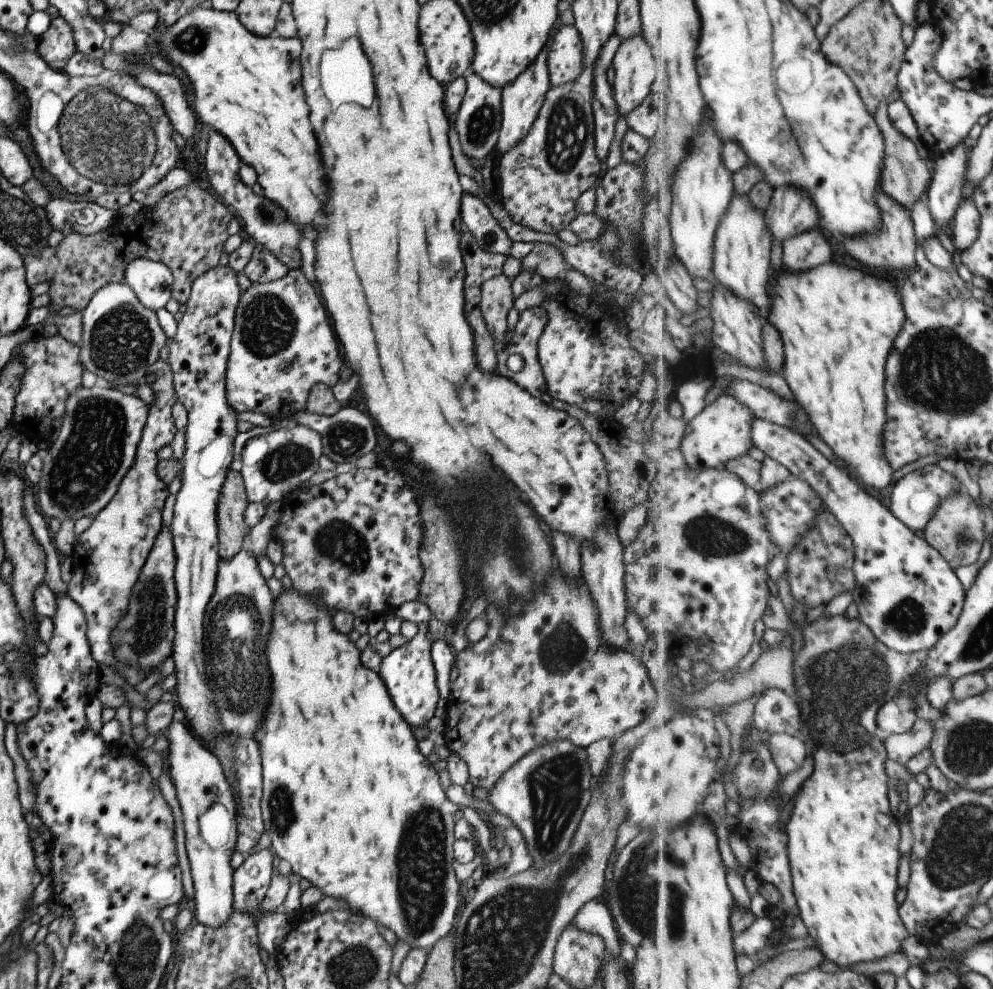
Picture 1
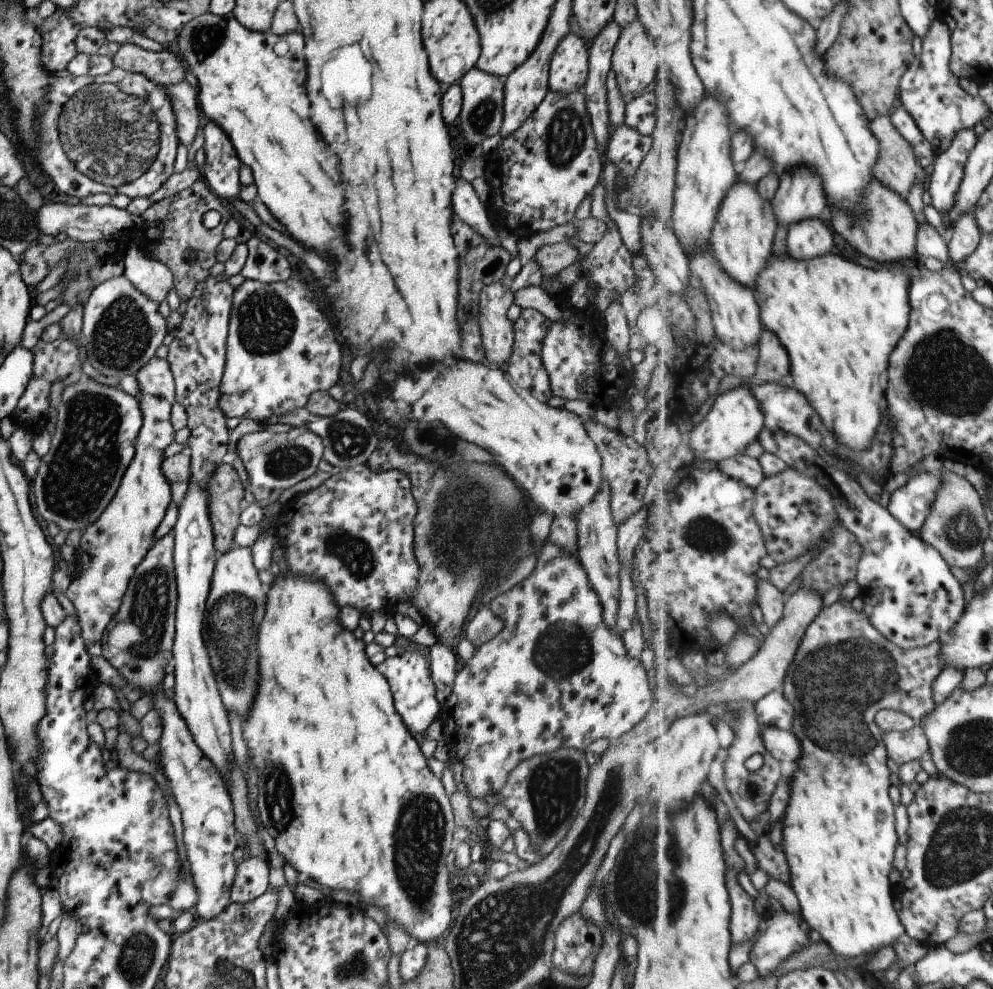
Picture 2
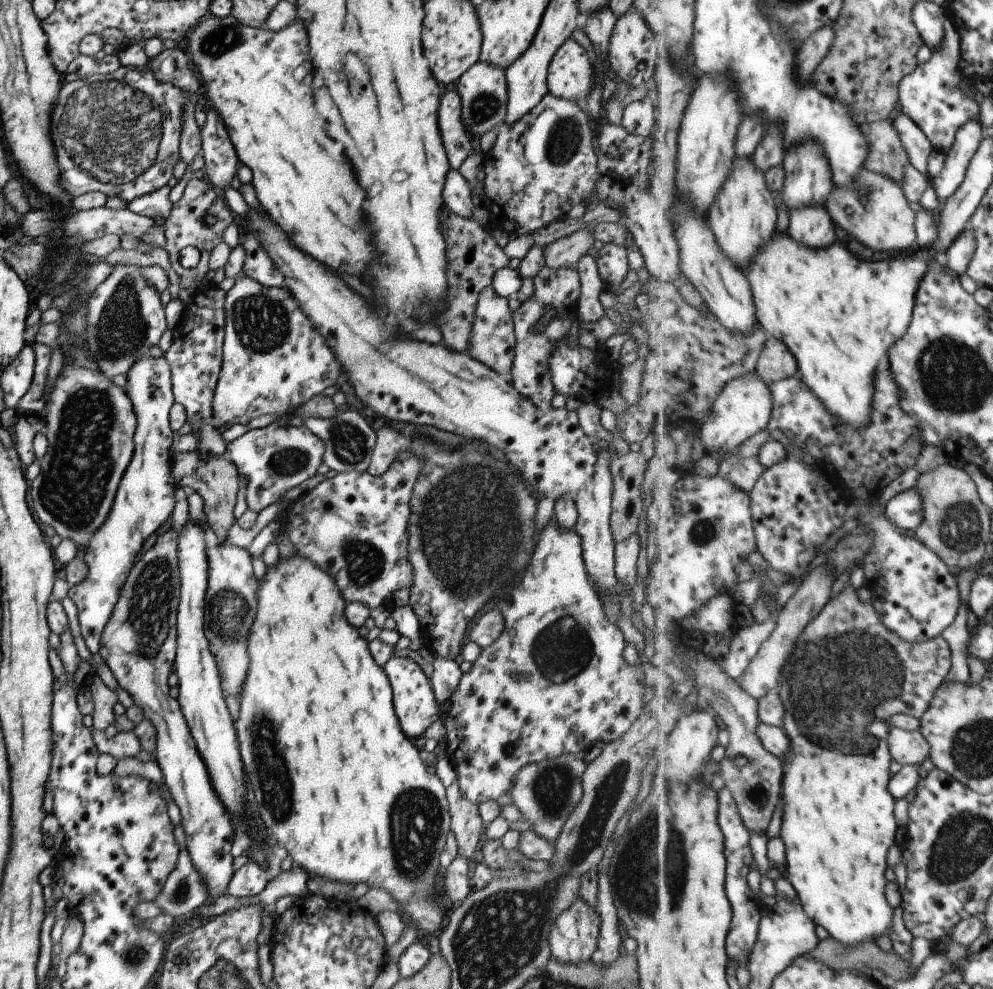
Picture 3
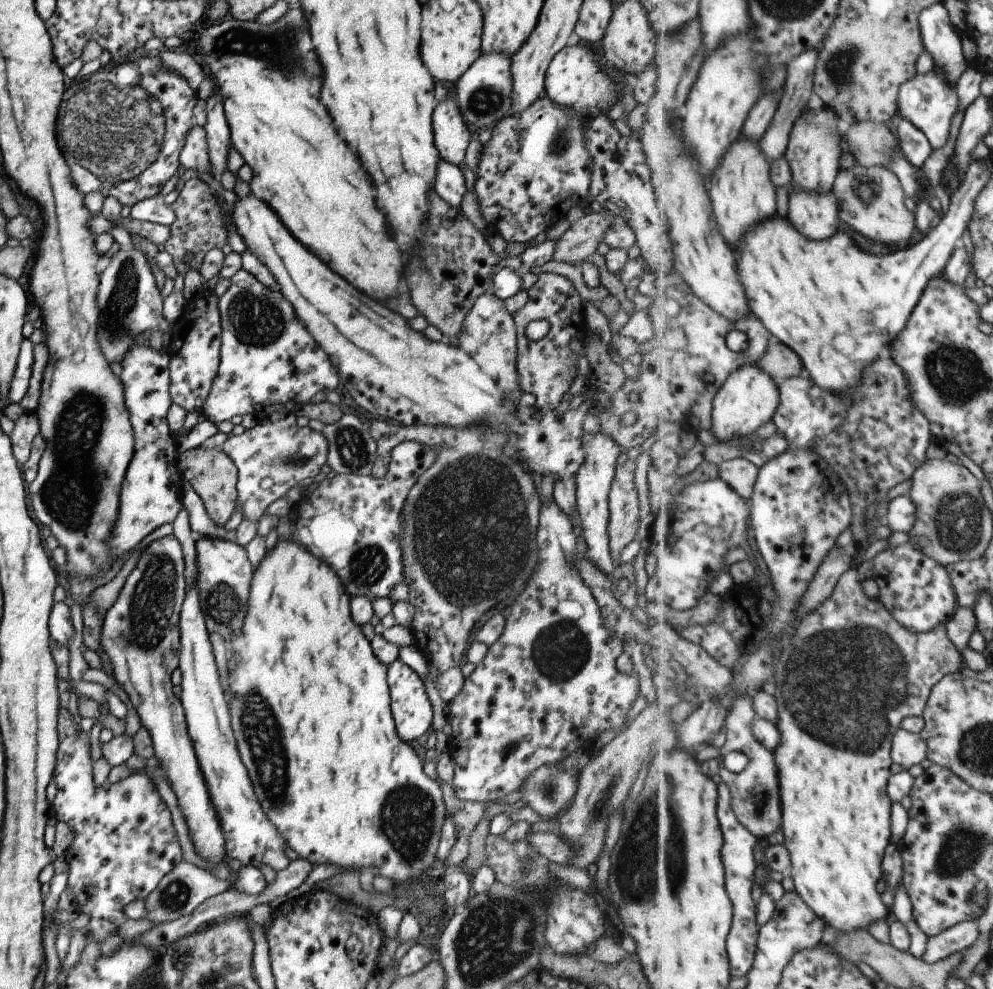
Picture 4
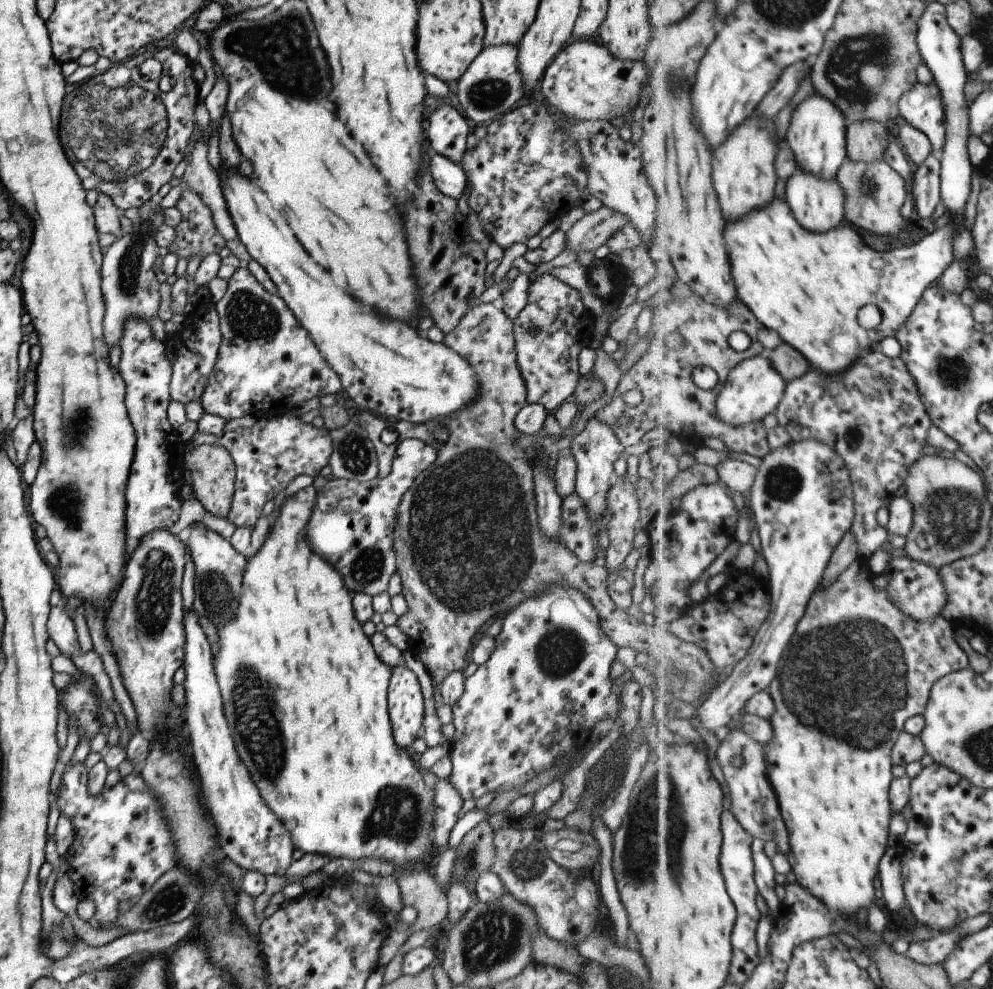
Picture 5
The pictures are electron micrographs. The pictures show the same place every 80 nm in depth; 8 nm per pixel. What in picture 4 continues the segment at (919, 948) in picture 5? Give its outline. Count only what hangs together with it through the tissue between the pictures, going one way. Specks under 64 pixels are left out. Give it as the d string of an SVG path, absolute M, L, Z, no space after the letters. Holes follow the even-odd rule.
M977 920L956 924L940 935L929 938L921 959L928 963L938 963L955 953L963 953L967 948L971 948L977 938Z

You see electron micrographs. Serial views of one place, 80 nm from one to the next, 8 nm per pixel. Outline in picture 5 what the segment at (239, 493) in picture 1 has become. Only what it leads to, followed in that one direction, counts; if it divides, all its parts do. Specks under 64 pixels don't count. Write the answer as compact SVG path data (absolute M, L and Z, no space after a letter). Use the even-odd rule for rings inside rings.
M204 444L191 448L182 456L183 469L189 472L191 488L199 504L213 516L223 519L227 514L234 491L234 464L229 452L221 445Z

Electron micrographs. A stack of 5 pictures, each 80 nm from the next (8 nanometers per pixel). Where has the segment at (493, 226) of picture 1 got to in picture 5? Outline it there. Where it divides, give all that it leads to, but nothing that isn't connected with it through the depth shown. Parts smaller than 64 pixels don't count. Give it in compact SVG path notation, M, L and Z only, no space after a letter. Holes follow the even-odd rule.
M433 153L429 156L428 169L435 188L441 194L461 200L466 188L466 176L459 164L451 162L448 158L437 153Z

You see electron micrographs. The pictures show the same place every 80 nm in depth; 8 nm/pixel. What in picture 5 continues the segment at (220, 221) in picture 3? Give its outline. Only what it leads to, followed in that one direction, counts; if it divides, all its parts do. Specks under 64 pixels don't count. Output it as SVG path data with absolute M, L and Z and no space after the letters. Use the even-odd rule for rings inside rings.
M185 186L180 192L180 198L175 208L181 213L182 221L174 228L176 237L167 250L168 252L177 254L177 259L183 257L187 260L191 254L200 256L202 259L208 254L218 253L219 250L225 246L224 240L215 230L208 206L205 206L201 202L200 196L197 196L197 193L190 191L188 187Z

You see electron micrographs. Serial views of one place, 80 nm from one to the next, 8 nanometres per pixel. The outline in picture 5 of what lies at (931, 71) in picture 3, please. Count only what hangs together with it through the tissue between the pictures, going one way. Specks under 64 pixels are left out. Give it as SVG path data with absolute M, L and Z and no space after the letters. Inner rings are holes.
M933 81L924 85L918 82L900 100L901 121L912 124L929 137L932 154L941 158L946 143L947 121L942 94Z

